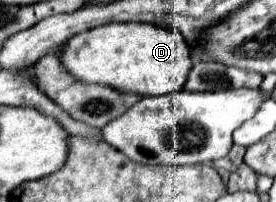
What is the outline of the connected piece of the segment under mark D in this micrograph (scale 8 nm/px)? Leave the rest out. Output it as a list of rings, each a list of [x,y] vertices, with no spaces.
[[[112,22],[102,28],[80,32],[68,40],[60,60],[64,68],[80,82],[106,84],[122,92],[136,92],[144,96],[182,90],[192,68],[190,48],[184,44],[180,30],[136,22]]]

